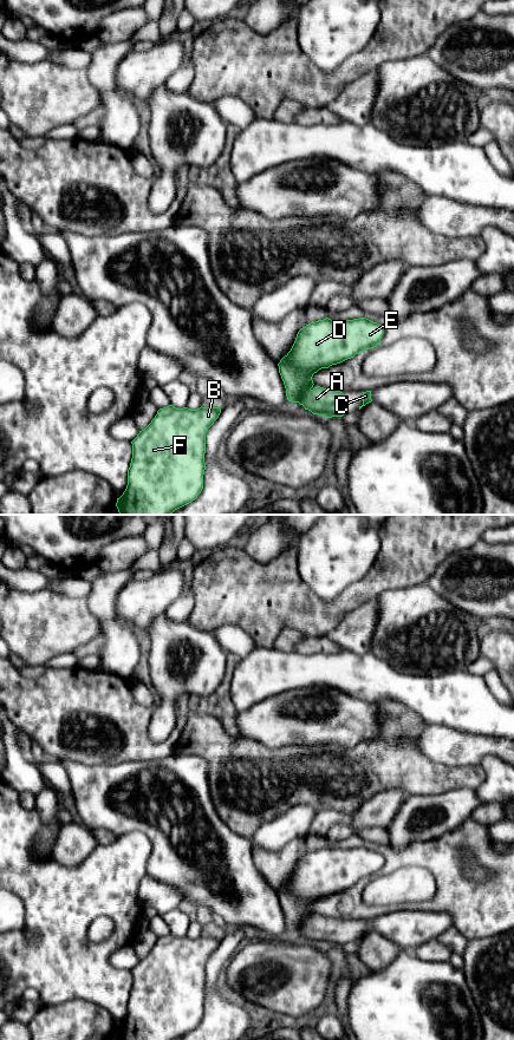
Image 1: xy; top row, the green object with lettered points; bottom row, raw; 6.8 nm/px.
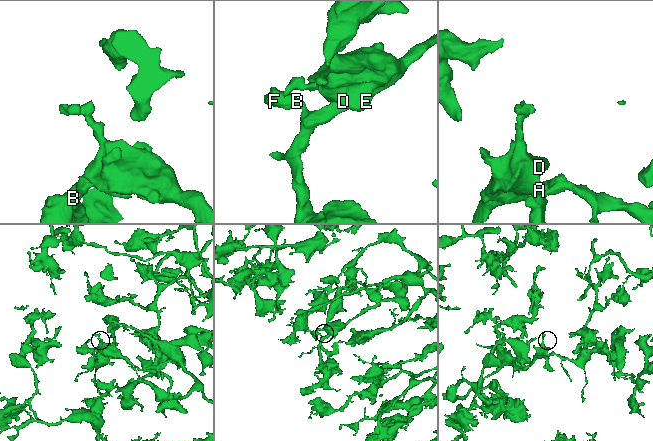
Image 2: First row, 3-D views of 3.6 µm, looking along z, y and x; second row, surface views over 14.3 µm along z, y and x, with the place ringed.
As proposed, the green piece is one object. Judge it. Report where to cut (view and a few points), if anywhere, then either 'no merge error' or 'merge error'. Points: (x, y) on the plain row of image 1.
no cut; no merge error

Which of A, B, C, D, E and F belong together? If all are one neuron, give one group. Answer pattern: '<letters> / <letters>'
A B C D E F

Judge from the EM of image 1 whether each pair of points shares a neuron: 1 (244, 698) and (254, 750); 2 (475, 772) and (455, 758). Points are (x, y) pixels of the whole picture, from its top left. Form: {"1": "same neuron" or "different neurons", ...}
{"1": "different neurons", "2": "different neurons"}

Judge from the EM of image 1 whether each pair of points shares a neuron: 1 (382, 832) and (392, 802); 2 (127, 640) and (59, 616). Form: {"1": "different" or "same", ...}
{"1": "different", "2": "different"}

